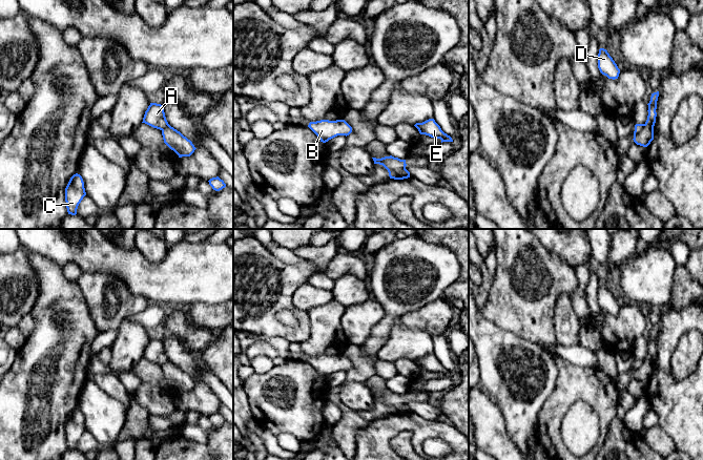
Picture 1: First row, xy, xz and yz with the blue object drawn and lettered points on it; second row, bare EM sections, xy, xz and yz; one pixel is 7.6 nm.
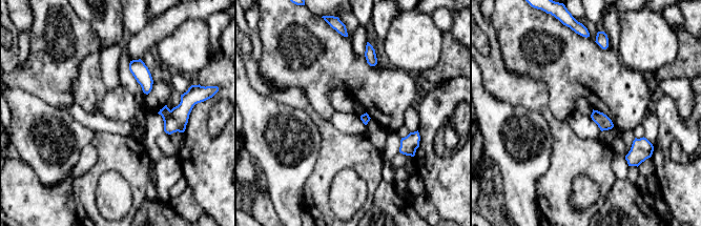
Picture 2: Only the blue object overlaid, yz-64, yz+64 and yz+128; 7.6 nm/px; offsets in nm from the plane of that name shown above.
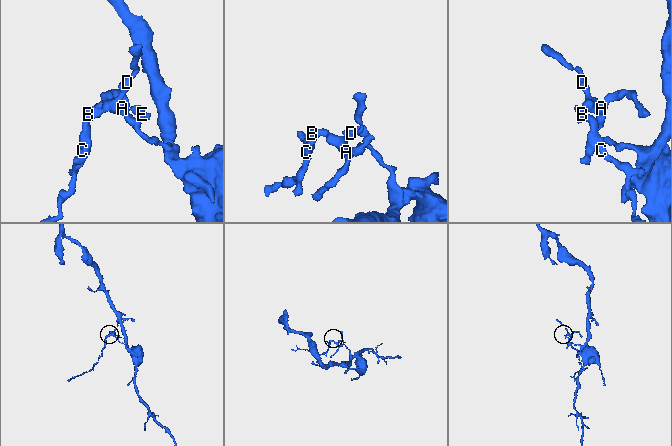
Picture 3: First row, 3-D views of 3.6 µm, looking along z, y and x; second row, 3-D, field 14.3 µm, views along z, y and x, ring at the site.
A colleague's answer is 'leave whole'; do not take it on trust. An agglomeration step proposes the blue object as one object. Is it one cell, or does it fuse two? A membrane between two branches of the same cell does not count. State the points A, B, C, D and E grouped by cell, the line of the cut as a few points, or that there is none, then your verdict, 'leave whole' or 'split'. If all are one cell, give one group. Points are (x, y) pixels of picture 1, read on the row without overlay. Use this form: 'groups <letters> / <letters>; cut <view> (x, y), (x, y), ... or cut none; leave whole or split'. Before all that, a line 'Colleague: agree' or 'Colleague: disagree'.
Colleague: disagree
groups A B C D / E; cut yz (653, 361), (645, 360), (634, 368); split

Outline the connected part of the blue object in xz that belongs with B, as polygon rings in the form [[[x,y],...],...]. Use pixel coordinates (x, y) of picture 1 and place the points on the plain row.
[[[321,355],[316,357],[310,357],[308,362],[323,378],[326,378],[337,371],[347,372],[352,368],[352,362],[345,355]]]

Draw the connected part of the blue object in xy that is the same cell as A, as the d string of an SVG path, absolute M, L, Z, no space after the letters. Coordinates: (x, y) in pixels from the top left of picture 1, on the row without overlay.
M150 338L147 346L145 347L142 358L160 365L165 364L169 359L166 355L163 340Z

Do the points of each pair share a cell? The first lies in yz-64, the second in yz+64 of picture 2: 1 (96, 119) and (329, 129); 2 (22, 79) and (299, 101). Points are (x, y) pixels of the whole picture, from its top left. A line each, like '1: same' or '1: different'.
1: different
2: different

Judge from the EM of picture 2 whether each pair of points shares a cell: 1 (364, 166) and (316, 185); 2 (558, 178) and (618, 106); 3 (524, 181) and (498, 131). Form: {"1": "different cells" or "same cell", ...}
{"1": "same cell", "2": "different cells", "3": "same cell"}

